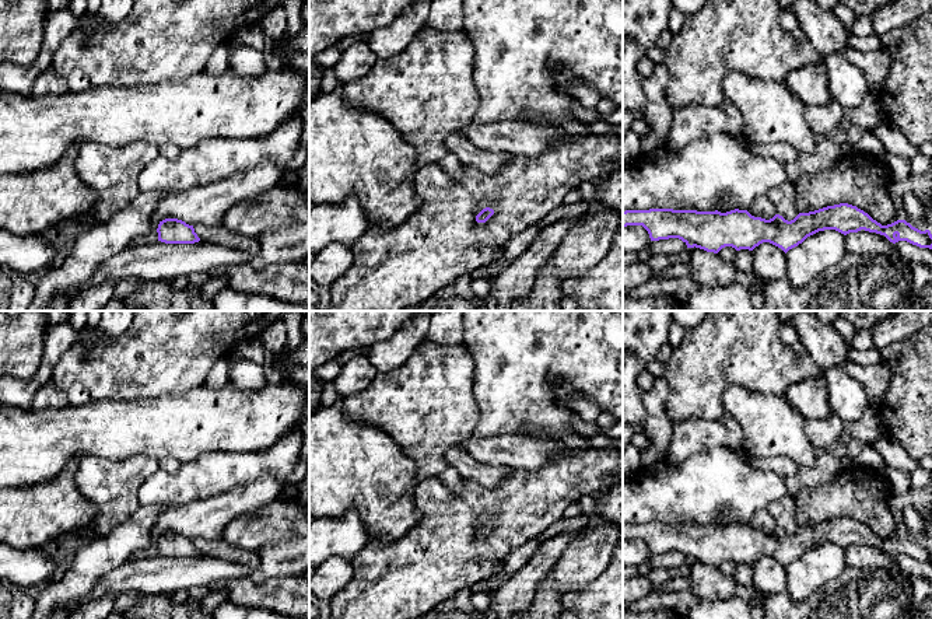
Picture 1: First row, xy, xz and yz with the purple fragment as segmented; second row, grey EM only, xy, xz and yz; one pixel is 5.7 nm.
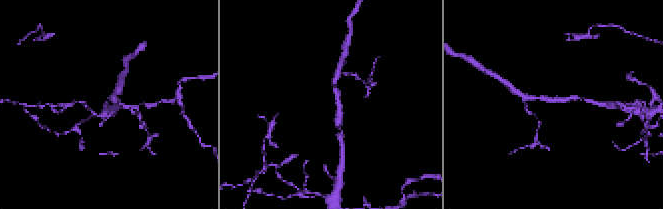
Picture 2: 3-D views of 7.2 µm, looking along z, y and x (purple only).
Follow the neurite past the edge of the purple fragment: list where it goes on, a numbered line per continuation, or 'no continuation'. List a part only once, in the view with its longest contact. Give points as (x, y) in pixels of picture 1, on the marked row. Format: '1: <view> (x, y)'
no continuation

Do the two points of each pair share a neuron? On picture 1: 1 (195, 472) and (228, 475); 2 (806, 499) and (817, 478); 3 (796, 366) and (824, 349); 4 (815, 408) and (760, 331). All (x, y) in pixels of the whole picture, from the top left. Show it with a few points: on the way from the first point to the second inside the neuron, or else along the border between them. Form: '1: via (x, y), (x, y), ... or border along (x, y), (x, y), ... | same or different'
1: via (203, 474), (220, 474) | same
2: border along (841, 469), (830, 481), (805, 486), (795, 496) | different
3: border along (805, 352), (823, 371) | different
4: border along (823, 373), (796, 381), (784, 395) | different

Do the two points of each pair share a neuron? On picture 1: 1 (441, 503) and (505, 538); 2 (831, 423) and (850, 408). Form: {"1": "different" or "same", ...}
{"1": "same", "2": "different"}

